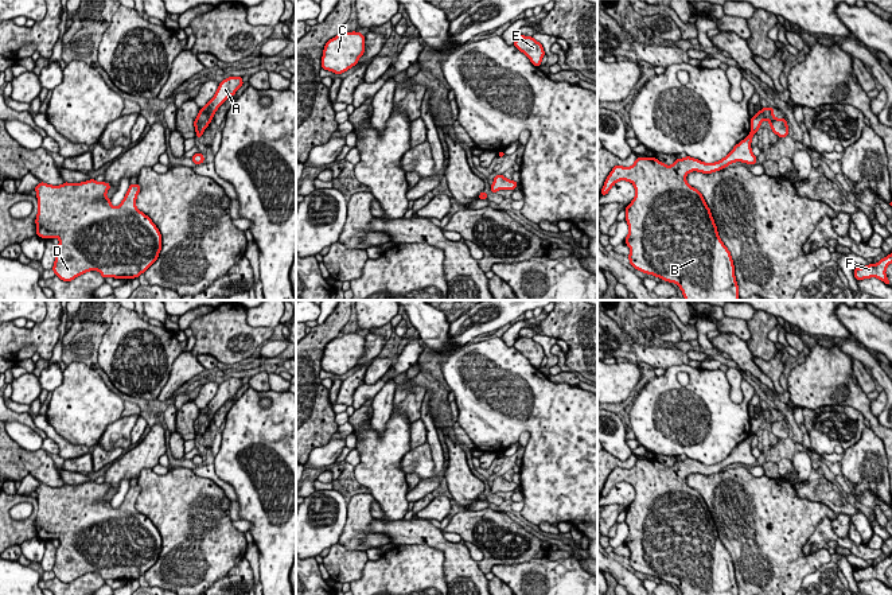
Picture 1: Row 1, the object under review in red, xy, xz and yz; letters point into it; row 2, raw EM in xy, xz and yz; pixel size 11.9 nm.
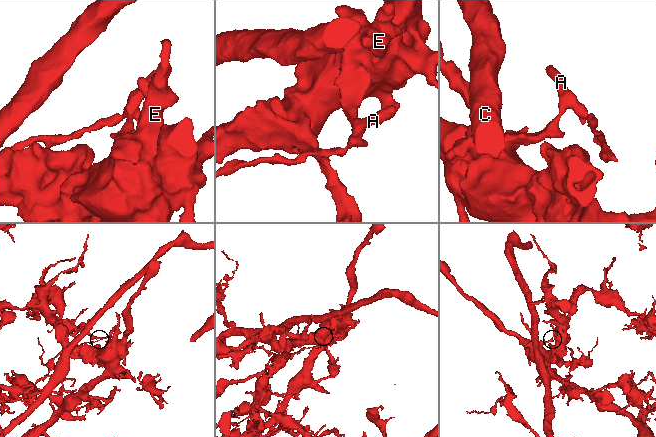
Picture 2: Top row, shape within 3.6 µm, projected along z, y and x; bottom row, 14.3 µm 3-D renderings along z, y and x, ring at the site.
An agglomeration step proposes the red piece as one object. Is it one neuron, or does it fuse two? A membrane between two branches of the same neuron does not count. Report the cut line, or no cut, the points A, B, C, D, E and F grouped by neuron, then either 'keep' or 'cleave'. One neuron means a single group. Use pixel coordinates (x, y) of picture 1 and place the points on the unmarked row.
cut xy (197, 432), (201, 435); groups A C / B D E F; cleave

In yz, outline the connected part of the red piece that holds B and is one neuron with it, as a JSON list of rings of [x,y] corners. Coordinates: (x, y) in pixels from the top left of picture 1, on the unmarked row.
[[[753,433],[716,464],[704,464],[686,458],[666,467],[655,459],[636,459],[631,468],[615,467],[612,470],[604,483],[601,497],[607,497],[619,482],[631,483],[635,489],[635,499],[626,509],[630,533],[624,541],[631,552],[630,565],[635,571],[675,584],[682,595],[739,595],[731,553],[718,538],[717,528],[702,495],[687,486],[686,477],[692,472],[712,475],[735,463],[756,466],[756,458],[751,452],[752,439]]]

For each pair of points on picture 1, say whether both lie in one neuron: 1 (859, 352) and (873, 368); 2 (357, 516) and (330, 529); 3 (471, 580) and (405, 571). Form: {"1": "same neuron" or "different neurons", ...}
{"1": "same neuron", "2": "different neurons", "3": "different neurons"}

